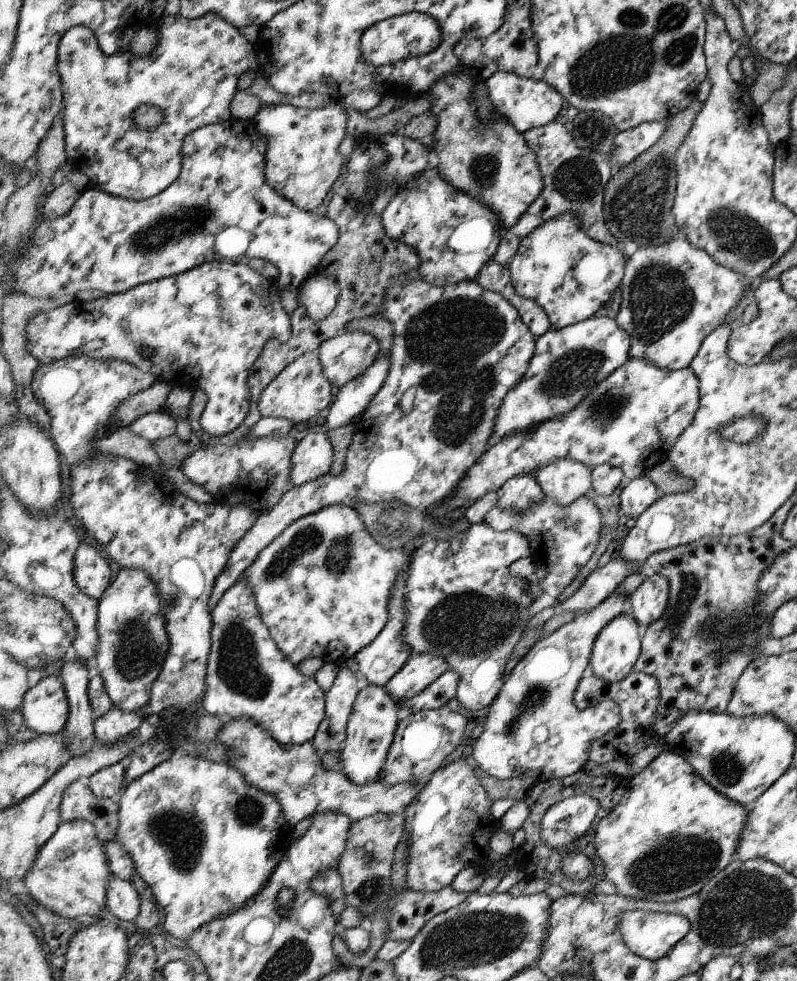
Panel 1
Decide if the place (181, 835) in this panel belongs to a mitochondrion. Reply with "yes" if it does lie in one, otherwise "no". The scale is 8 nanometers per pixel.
yes

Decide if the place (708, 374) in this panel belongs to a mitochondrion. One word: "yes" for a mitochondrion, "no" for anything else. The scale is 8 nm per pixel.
no

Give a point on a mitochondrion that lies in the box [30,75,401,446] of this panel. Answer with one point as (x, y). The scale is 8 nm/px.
(167, 232)

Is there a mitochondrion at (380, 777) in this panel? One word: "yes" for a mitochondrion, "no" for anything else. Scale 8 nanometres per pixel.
no

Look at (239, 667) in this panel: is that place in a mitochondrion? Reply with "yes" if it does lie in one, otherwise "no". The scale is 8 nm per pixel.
yes

